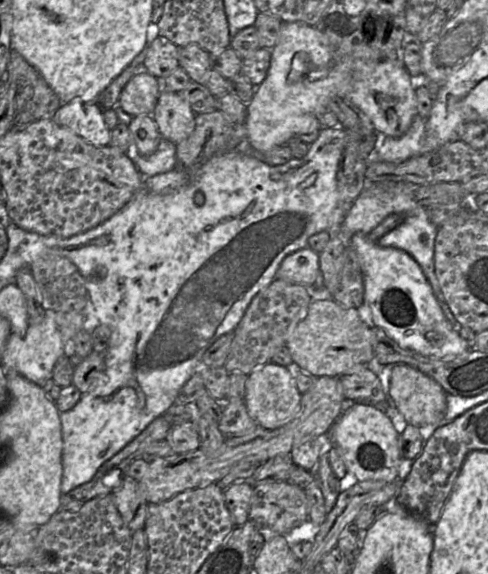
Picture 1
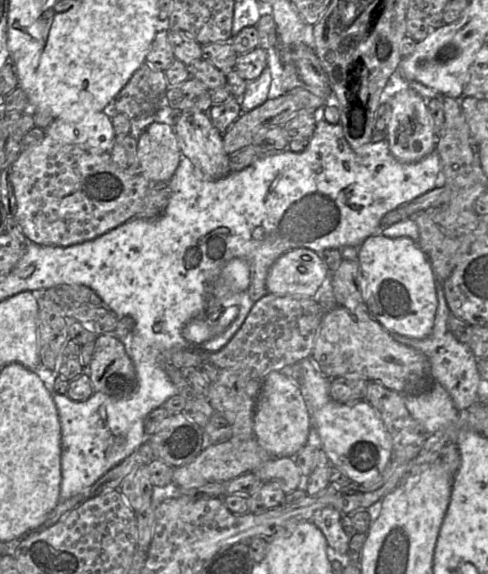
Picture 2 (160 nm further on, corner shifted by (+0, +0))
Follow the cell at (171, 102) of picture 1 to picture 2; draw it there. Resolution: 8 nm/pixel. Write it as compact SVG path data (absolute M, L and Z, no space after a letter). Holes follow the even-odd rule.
M182 111L173 122L181 154L188 158L204 179L218 180L230 173L223 134L213 125L208 113Z

